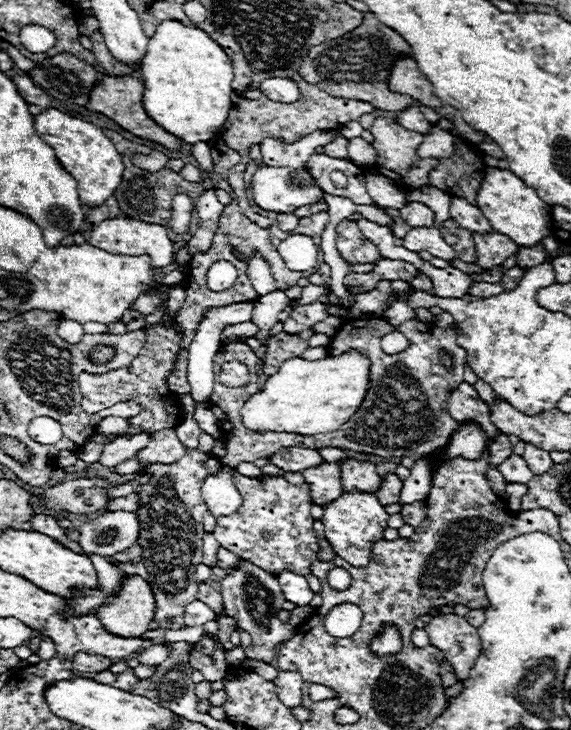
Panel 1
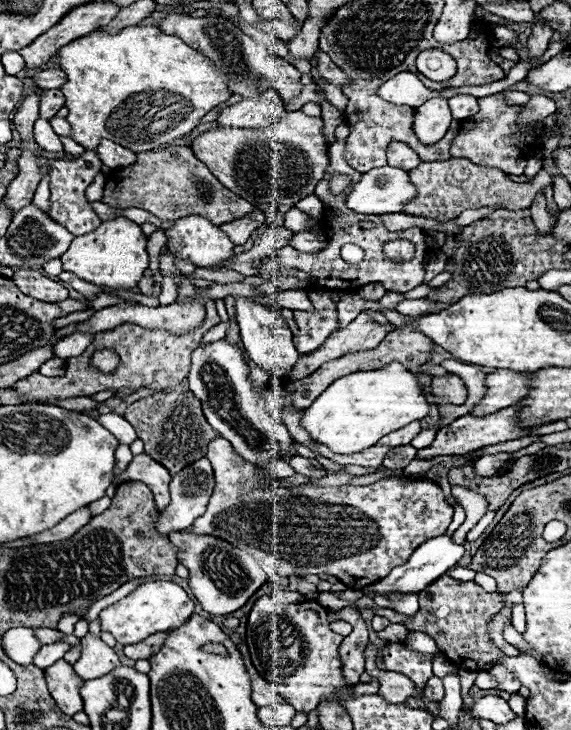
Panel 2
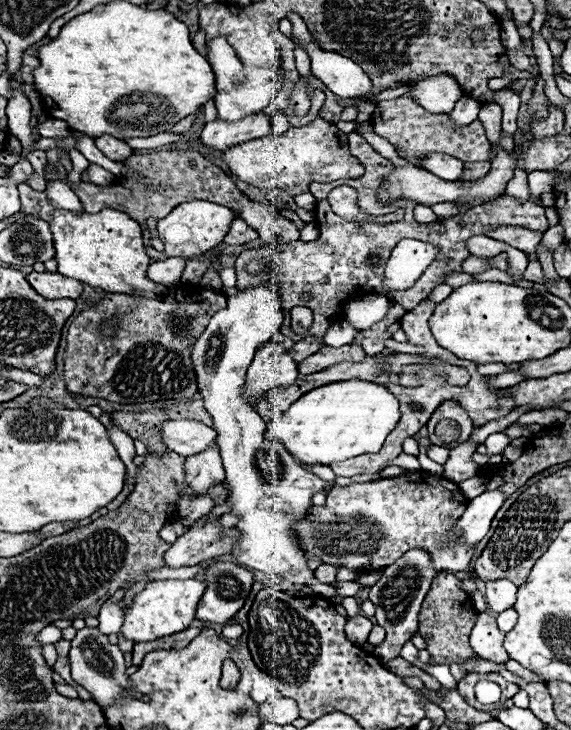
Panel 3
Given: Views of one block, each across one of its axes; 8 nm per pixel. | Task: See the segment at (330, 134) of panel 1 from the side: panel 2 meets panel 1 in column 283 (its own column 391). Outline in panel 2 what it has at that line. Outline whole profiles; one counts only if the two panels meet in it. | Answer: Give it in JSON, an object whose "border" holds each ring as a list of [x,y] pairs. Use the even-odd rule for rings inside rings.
{"border":[[[390,142],[388,146],[388,166],[394,168],[402,168],[402,170],[414,170],[422,164],[420,156],[416,150],[412,150],[408,144],[404,142]]]}

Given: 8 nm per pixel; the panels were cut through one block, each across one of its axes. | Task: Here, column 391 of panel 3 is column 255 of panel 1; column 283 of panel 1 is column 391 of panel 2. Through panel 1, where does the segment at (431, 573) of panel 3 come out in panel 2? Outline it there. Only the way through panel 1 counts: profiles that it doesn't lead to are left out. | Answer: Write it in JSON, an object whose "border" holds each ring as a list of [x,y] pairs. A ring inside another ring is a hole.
{"border":[[[392,592],[386,596],[392,602],[392,610],[404,616],[414,616],[418,612],[418,594],[402,594],[402,592]],[[396,622],[396,624],[388,624],[382,632],[378,632],[378,638],[382,640],[390,640],[390,642],[404,642],[408,636],[408,628],[404,622]]]}

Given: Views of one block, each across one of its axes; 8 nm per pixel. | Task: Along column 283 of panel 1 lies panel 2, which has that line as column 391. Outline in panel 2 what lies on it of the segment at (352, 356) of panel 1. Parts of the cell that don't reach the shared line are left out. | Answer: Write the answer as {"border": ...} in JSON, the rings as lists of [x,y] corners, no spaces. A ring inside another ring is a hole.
{"border":[[[390,364],[380,370],[354,372],[334,380],[312,402],[300,420],[302,428],[318,442],[336,454],[356,454],[374,446],[382,436],[414,422],[428,414],[428,402],[416,376],[400,364]]]}

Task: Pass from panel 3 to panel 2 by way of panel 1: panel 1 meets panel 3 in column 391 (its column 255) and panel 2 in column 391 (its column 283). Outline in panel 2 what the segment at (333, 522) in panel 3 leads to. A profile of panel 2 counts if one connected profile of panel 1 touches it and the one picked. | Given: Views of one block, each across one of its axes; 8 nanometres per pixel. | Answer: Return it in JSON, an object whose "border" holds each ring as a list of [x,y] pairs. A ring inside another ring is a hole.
{"border":[[[214,438],[210,444],[208,444],[208,452],[206,452],[206,458],[212,462],[212,468],[214,468],[214,476],[216,476],[216,486],[214,486],[214,494],[210,496],[210,502],[208,502],[208,508],[206,512],[194,520],[194,524],[188,528],[192,534],[208,534],[208,536],[216,536],[220,540],[226,540],[230,542],[232,546],[240,548],[240,550],[246,550],[248,554],[252,554],[260,564],[264,562],[264,558],[268,558],[268,568],[266,572],[270,576],[308,576],[308,574],[328,574],[328,576],[336,576],[340,578],[348,588],[352,590],[362,590],[364,586],[370,586],[374,582],[378,582],[380,578],[388,576],[392,568],[396,566],[402,566],[408,562],[408,558],[412,556],[412,552],[416,550],[416,546],[420,546],[420,542],[426,542],[428,538],[436,536],[436,534],[444,534],[448,530],[448,524],[452,522],[452,506],[446,502],[444,498],[444,492],[442,488],[428,480],[428,478],[416,478],[416,476],[410,476],[410,478],[384,478],[384,480],[378,480],[377,482],[370,484],[370,486],[316,486],[316,484],[300,484],[300,486],[292,486],[292,488],[264,488],[260,490],[258,484],[262,482],[262,472],[260,468],[256,466],[248,466],[246,462],[242,462],[240,458],[236,458],[232,446],[228,440],[224,438]]]}

